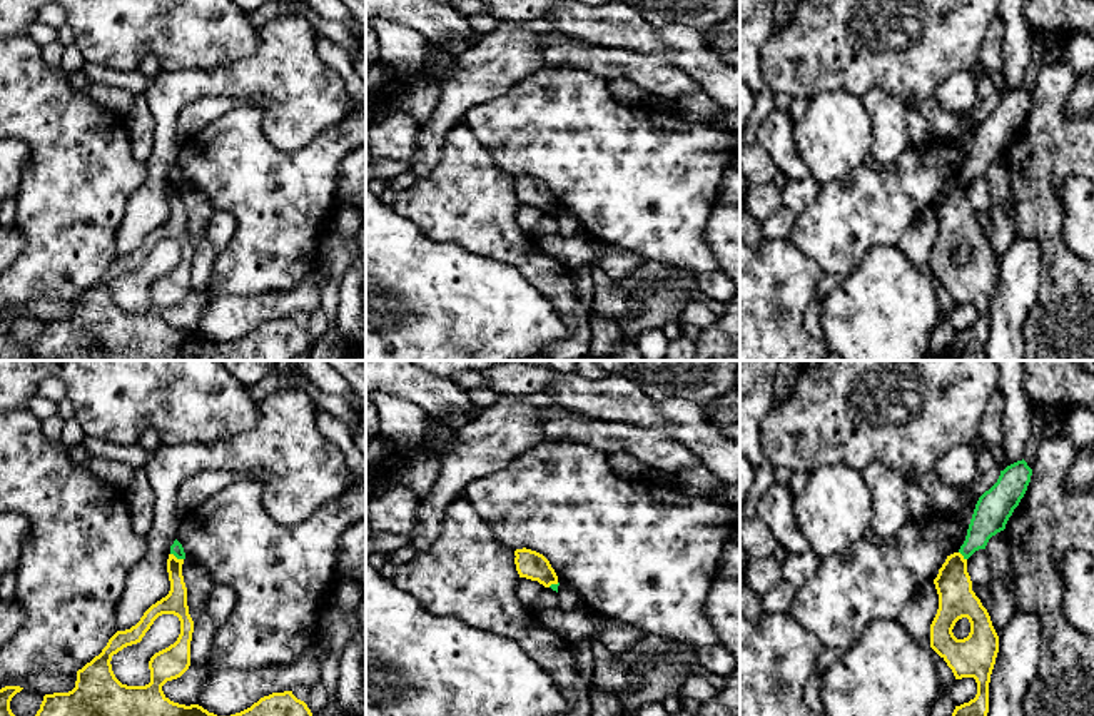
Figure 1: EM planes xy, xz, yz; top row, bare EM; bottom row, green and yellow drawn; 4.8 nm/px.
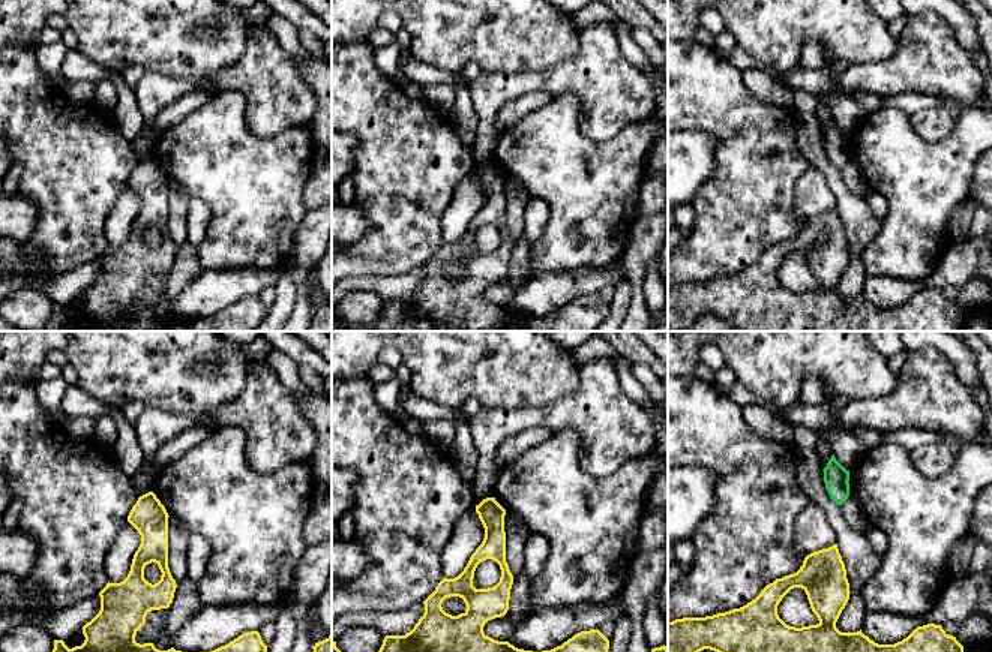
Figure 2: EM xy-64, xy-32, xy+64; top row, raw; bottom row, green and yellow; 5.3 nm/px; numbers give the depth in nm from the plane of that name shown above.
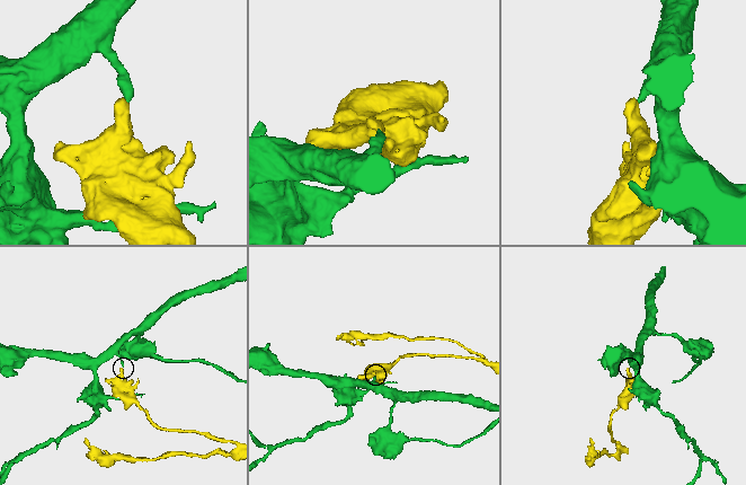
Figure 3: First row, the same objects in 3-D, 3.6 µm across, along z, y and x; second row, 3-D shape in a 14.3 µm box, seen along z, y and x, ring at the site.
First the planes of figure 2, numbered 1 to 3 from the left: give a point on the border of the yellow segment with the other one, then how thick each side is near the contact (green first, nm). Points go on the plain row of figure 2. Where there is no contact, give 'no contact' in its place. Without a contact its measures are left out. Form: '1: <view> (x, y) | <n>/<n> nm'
1: no contact
2: no contact
3: no contact

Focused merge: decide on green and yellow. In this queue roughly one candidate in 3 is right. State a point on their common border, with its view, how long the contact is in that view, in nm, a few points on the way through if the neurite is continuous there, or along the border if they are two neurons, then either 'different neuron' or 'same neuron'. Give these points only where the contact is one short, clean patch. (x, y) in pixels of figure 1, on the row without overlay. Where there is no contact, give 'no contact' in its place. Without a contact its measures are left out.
meets green in xy at (177, 184); contact 70 nm long; border along xy (171, 179), (182, 186); different neuron

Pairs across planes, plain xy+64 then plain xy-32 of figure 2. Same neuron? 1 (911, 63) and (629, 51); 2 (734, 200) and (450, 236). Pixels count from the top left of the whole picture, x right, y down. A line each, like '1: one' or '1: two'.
1: two
2: two

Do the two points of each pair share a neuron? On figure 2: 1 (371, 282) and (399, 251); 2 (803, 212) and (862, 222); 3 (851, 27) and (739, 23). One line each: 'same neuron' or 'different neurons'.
1: different neurons
2: different neurons
3: same neuron

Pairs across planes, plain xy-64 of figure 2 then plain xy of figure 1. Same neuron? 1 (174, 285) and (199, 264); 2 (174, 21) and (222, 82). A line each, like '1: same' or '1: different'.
1: same
2: different

